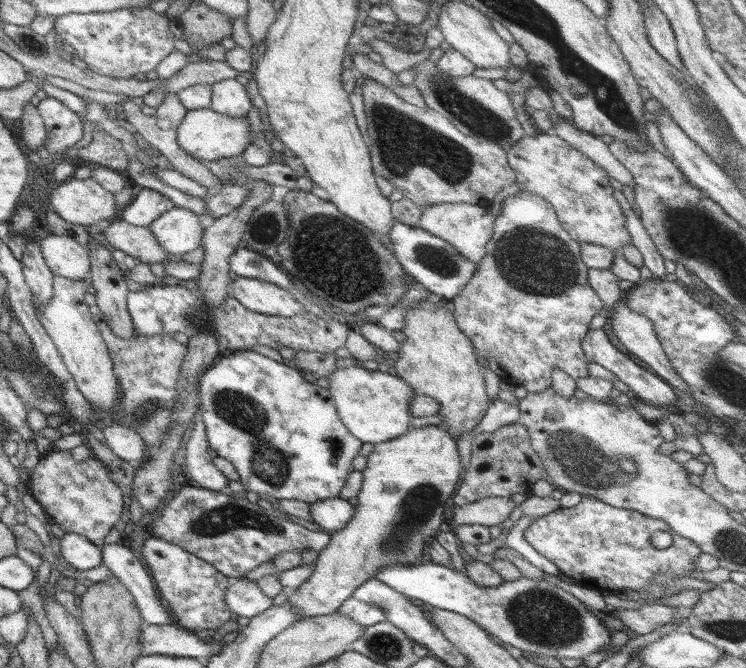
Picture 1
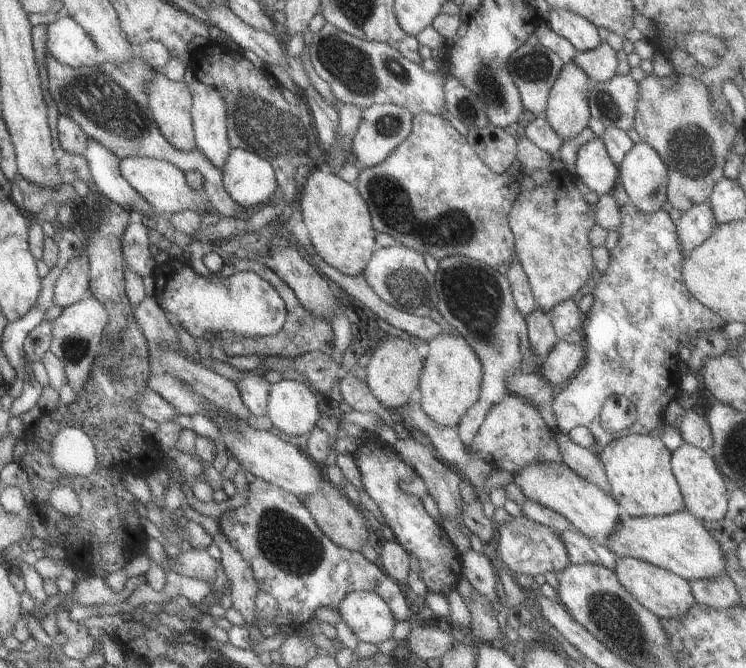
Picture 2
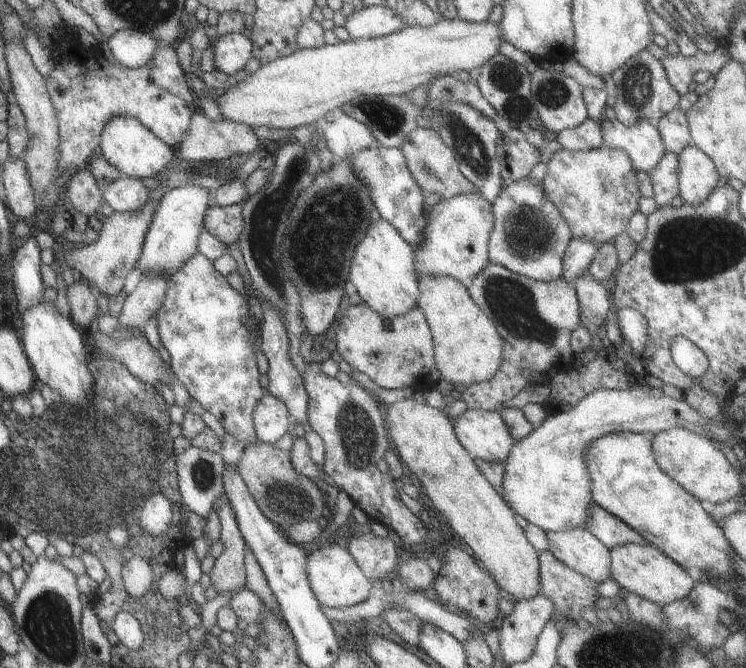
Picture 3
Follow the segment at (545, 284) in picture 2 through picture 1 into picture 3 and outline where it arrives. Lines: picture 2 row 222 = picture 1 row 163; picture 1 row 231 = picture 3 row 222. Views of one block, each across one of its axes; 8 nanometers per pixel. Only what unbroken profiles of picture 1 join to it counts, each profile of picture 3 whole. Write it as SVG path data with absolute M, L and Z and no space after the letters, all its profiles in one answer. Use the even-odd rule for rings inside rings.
M600 147L589 151L558 150L548 162L548 171L540 182L546 198L568 222L572 238L590 240L598 247L611 242L622 233L638 210L641 194L638 190L635 166L624 150Z

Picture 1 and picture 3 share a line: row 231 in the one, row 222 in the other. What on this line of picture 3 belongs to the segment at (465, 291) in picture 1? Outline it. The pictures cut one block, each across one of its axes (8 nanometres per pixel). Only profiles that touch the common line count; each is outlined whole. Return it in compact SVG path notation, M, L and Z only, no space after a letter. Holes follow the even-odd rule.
M529 178L516 180L516 182L506 183L506 187L496 197L491 204L493 215L492 232L488 238L488 260L494 264L499 264L516 274L537 280L552 281L562 276L564 270L563 258L566 247L572 238L568 222L560 216L560 210L546 198L544 188L540 182Z

